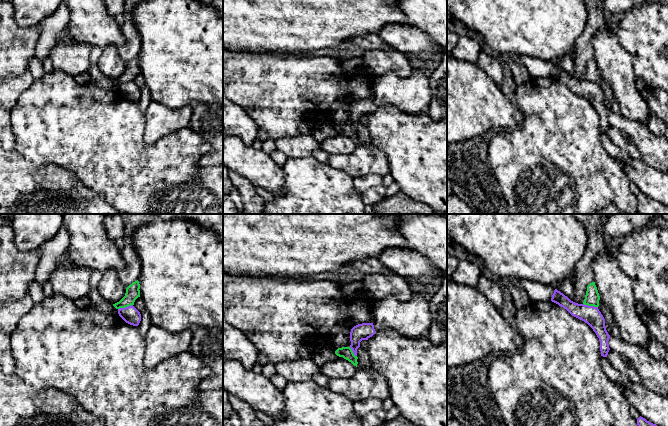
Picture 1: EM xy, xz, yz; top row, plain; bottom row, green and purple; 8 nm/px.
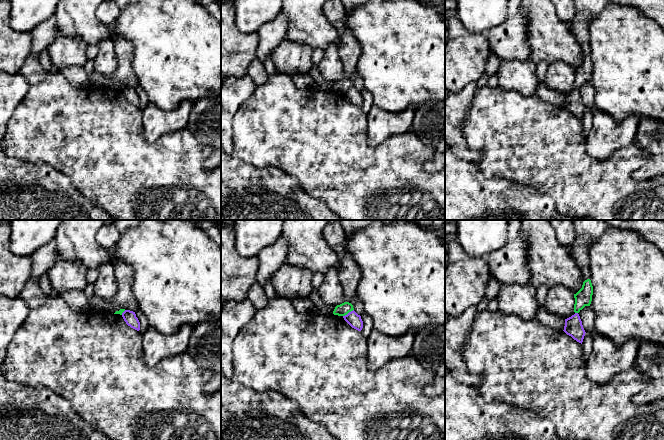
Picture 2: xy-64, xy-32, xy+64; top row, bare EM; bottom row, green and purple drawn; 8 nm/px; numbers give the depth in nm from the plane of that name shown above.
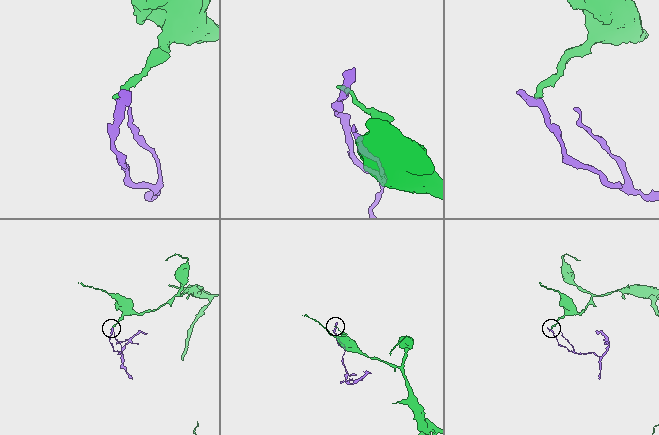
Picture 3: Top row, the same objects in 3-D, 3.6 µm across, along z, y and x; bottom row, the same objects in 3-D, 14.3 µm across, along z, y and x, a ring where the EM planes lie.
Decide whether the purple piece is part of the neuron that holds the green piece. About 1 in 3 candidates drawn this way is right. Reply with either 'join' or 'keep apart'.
keep apart

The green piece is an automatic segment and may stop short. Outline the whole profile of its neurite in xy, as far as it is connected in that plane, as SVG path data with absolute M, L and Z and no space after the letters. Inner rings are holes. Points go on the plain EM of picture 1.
M139 57L133 58L126 64L125 72L117 79L113 80L116 85L125 84L134 81L135 76L140 73Z

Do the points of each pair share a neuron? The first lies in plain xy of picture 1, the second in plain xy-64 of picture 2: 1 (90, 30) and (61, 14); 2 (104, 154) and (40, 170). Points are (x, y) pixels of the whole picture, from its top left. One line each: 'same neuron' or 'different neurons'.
1: same neuron
2: different neurons

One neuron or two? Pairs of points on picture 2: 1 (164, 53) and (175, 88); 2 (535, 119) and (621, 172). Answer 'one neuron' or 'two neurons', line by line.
1: one neuron
2: one neuron

